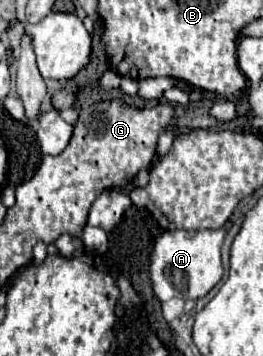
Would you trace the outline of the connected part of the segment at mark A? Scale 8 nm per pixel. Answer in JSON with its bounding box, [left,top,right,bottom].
[150,229,224,301]

